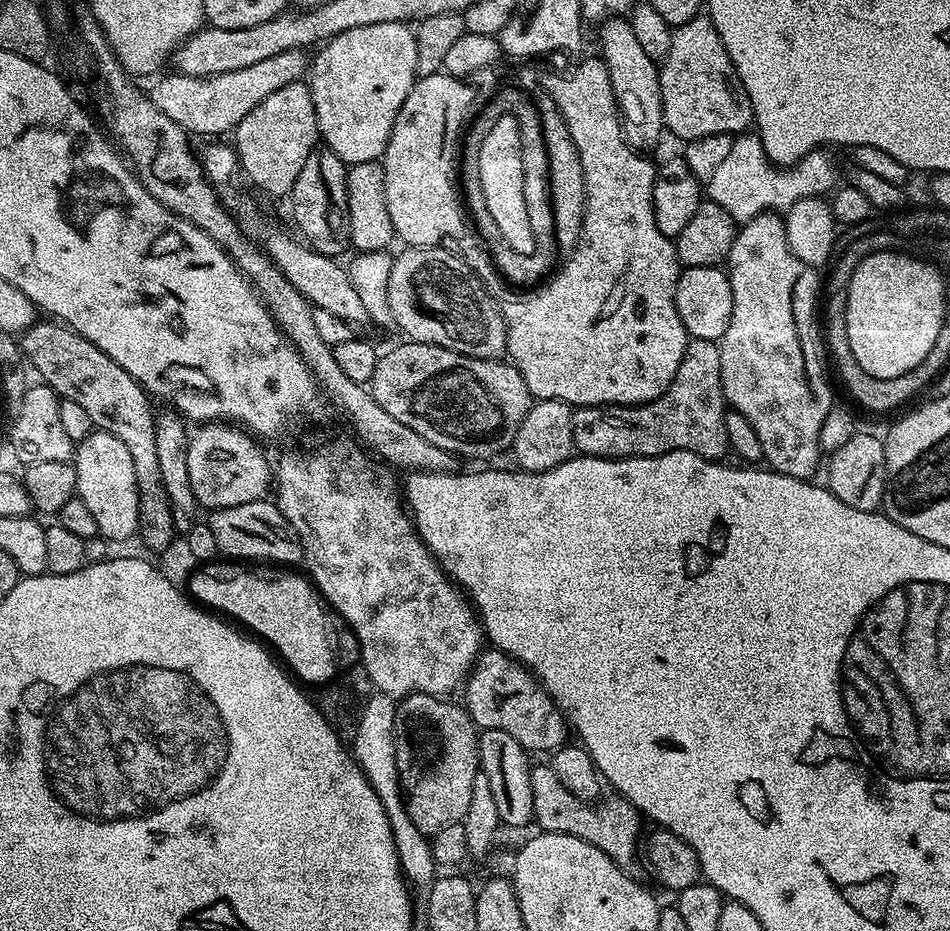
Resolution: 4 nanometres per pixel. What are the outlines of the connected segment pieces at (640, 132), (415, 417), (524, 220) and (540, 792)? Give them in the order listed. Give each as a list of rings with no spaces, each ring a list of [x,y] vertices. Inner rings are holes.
[[[613,16],[611,20],[603,21],[599,28],[599,55],[610,74],[610,82],[616,95],[616,107],[620,109],[624,139],[634,149],[648,150],[644,148],[654,147],[660,140],[660,132],[665,131],[657,61],[652,60],[650,55],[642,50],[628,18]]]
[[[403,343],[377,359],[370,381],[374,402],[378,402],[378,406],[382,406],[382,410],[386,410],[386,414],[392,415],[396,421],[422,434],[426,442],[434,442],[434,446],[457,458],[469,456],[472,460],[484,460],[499,452],[507,453],[513,447],[522,420],[534,403],[534,397],[526,386],[526,378],[522,378],[516,365],[503,359],[474,358],[437,344]]]
[[[510,114],[491,121],[482,147],[478,152],[479,180],[482,194],[485,195],[486,208],[498,225],[498,230],[506,242],[518,254],[532,254],[536,249],[533,226],[530,224],[529,210],[526,208],[525,178],[522,170],[521,130],[517,118]]]
[[[547,763],[535,765],[530,774],[530,790],[534,794],[535,823],[546,832],[557,832],[574,838],[582,838],[582,842],[590,842],[598,850],[613,858],[628,856],[636,839],[640,836],[642,817],[629,800],[619,794],[605,795],[599,802],[580,800],[562,782],[558,782],[558,774]]]

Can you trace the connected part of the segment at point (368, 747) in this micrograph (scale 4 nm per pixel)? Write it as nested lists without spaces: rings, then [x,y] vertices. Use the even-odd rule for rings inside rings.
[[[376,692],[369,696],[360,715],[358,730],[355,736],[351,737],[350,751],[386,810],[404,879],[408,881],[411,891],[417,897],[420,895],[420,898],[424,898],[432,889],[432,881],[438,875],[438,865],[432,856],[429,837],[424,836],[422,830],[418,830],[418,826],[414,826],[404,803],[402,781],[396,761],[396,705],[397,701],[384,692]]]

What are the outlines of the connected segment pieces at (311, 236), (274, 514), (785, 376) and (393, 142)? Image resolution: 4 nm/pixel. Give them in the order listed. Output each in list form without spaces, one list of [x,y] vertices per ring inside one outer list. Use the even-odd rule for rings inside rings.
[[[327,146],[317,147],[310,158],[306,158],[306,166],[302,166],[302,174],[298,174],[298,182],[294,182],[290,193],[292,220],[297,228],[295,231],[303,237],[309,248],[323,256],[340,258],[350,248],[346,206],[347,173],[348,165],[338,158],[338,154],[334,154]]]
[[[271,499],[242,502],[242,506],[226,506],[213,511],[207,517],[206,523],[210,530],[214,530],[214,538],[221,553],[233,561],[271,562],[276,566],[296,566],[296,563],[299,565],[303,561],[304,547],[298,534]]]
[[[765,210],[756,216],[753,220],[745,220],[739,225],[736,237],[734,238],[734,246],[730,246],[730,254],[726,261],[726,271],[728,273],[728,281],[730,282],[730,290],[734,294],[734,314],[730,314],[730,326],[726,326],[726,334],[721,338],[718,343],[720,345],[720,357],[722,358],[722,390],[724,391],[724,399],[735,411],[746,414],[746,418],[750,418],[750,426],[754,426],[754,431],[758,433],[758,439],[762,441],[762,450],[764,451],[764,460],[767,467],[774,472],[780,472],[783,476],[789,476],[790,478],[798,478],[799,480],[808,480],[811,477],[811,472],[815,470],[816,463],[822,460],[822,453],[820,451],[820,435],[822,434],[822,422],[826,422],[826,414],[834,406],[834,400],[832,400],[832,388],[828,385],[828,376],[824,373],[824,360],[826,364],[826,356],[822,351],[822,332],[818,327],[818,304],[816,308],[816,291],[821,291],[822,280],[816,277],[817,269],[811,264],[802,262],[797,258],[795,254],[790,250],[790,246],[786,242],[786,230],[784,229],[784,221],[775,211]]]
[[[443,71],[419,77],[394,122],[382,157],[392,231],[413,248],[443,245],[447,236],[463,230],[464,220],[466,224],[458,191],[458,145],[472,104],[472,90],[466,84]]]

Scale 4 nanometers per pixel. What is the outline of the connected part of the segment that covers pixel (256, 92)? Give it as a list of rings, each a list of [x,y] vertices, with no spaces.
[[[295,48],[286,54],[274,54],[274,58],[266,58],[254,66],[246,66],[246,70],[234,70],[230,74],[218,74],[217,76],[172,76],[161,75],[150,95],[154,106],[166,114],[178,126],[182,126],[185,132],[196,136],[208,136],[204,138],[220,138],[223,132],[231,133],[262,102],[274,94],[274,90],[282,90],[282,86],[290,86],[305,75],[310,60],[301,49]]]

